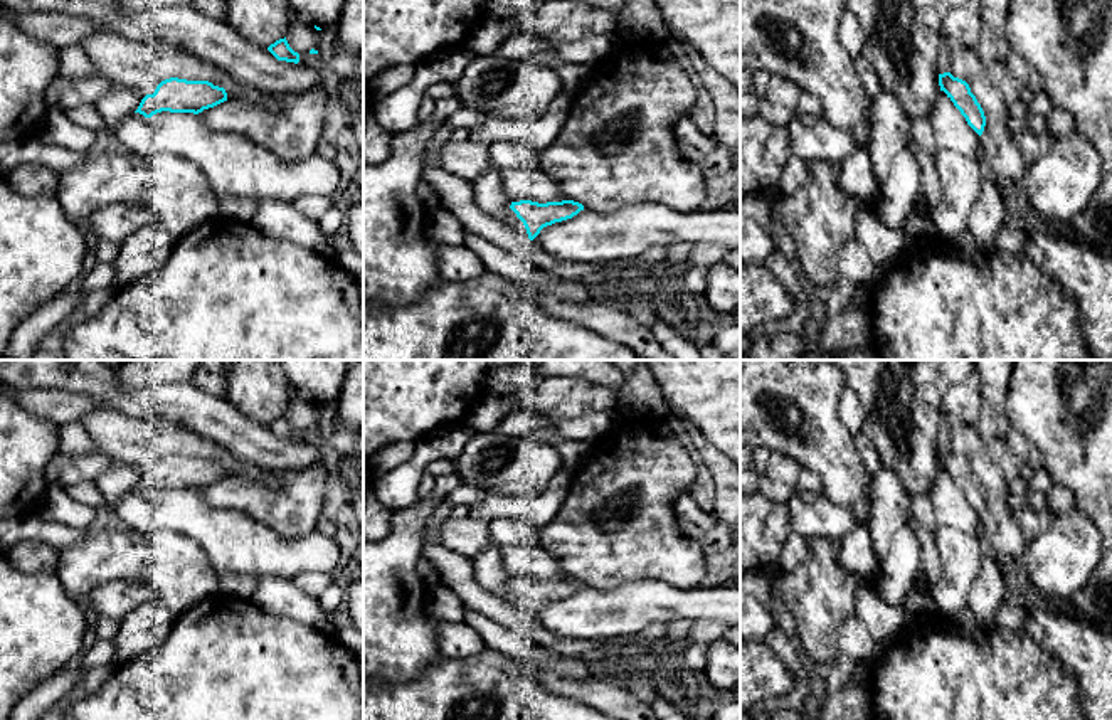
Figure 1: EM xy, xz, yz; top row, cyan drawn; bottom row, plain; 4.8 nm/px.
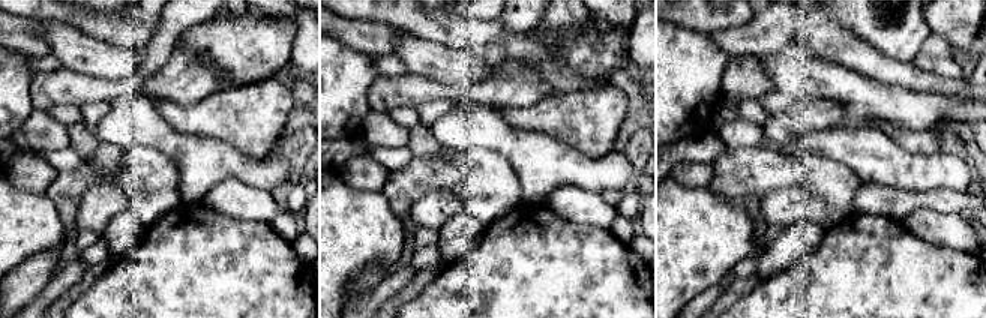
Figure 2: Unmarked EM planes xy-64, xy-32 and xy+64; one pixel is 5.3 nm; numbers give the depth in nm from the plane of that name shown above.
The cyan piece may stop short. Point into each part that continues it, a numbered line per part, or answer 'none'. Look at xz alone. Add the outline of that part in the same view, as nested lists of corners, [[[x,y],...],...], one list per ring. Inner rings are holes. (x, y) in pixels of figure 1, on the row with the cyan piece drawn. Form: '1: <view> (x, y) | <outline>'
1: xz (508, 217) | [[[510,207],[505,210],[500,220],[506,224],[511,230],[515,230],[522,239],[530,242],[523,222],[516,217],[516,214]]]

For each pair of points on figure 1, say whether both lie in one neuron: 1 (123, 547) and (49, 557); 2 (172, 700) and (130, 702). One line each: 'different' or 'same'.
1: different
2: same

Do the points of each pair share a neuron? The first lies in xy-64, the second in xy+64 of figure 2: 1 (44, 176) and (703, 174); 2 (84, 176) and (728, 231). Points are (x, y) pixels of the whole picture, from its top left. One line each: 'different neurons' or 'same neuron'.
1: same neuron
2: different neurons

